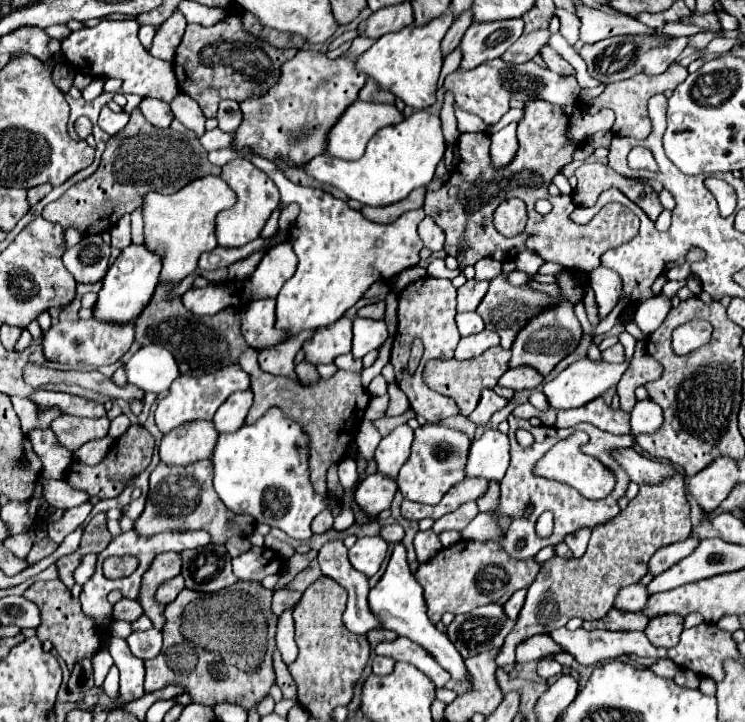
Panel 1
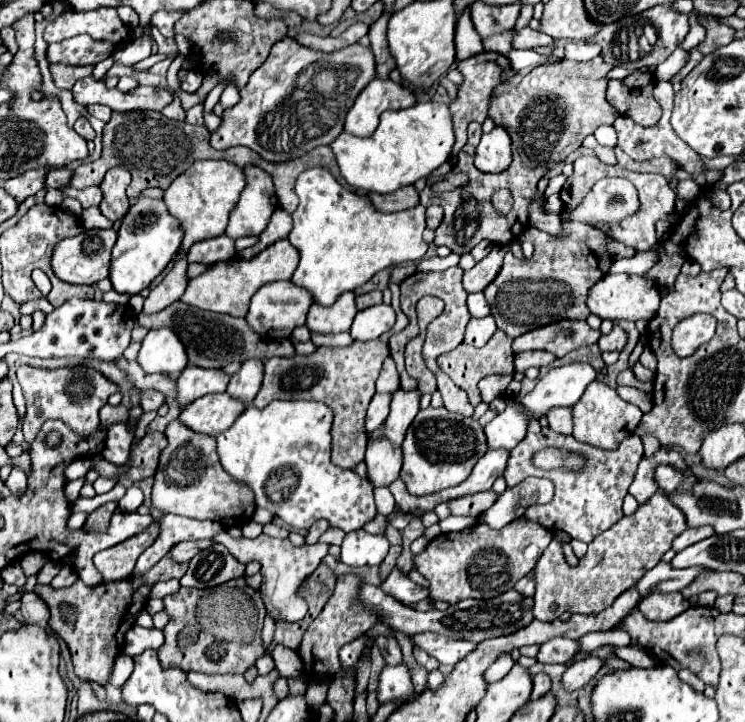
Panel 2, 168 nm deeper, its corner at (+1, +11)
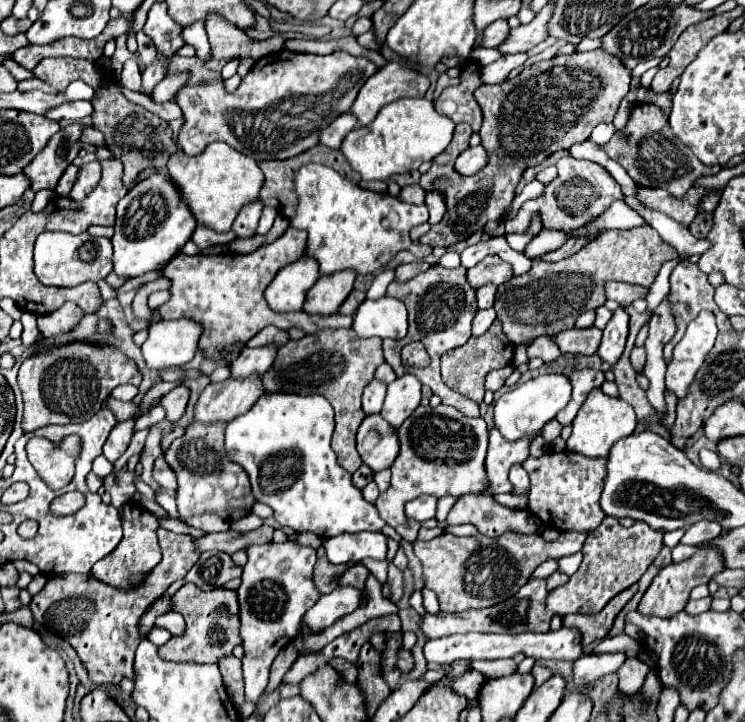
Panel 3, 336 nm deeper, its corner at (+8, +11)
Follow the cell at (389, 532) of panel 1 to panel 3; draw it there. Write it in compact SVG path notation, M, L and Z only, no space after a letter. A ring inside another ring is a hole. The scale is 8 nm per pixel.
M436 496L414 498L412 502L406 504L406 516L412 520L418 520L418 522L434 518L436 516L436 502L438 502Z

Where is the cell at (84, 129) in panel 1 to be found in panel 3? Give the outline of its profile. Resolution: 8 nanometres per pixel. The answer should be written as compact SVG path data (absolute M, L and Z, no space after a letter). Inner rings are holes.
M86 128L84 134L82 134L82 142L90 144L90 146L102 146L104 144L104 136L96 128Z

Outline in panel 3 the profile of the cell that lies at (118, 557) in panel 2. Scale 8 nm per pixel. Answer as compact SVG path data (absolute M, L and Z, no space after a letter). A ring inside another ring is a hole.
M126 502L120 508L120 516L122 516L122 526L124 526L124 538L110 556L106 556L94 564L92 574L104 584L116 586L120 590L128 590L128 588L140 586L144 582L146 574L160 562L162 554L160 554L160 546L158 546L158 538L156 538L158 520L148 510L140 508L136 502Z

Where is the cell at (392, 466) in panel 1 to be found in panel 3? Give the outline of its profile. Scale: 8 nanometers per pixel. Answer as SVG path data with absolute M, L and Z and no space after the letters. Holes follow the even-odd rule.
M404 374L388 384L382 416L394 426L400 424L420 406L420 380L412 374Z

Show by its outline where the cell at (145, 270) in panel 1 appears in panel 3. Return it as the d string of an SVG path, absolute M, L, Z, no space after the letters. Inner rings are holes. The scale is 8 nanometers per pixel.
M152 174L146 180L136 182L128 194L118 202L118 214L114 224L114 272L120 276L142 276L152 270L164 268L172 256L190 240L196 228L196 218L188 204L184 204L180 190L166 174Z

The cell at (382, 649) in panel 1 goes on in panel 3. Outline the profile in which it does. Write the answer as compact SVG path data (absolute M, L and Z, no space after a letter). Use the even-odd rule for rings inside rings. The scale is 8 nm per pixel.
M562 626L556 632L526 632L526 634L454 634L436 640L428 640L424 646L424 656L430 664L450 666L456 660L498 660L498 658L512 658L518 653L532 656L536 660L578 660L582 656L582 636L578 628Z

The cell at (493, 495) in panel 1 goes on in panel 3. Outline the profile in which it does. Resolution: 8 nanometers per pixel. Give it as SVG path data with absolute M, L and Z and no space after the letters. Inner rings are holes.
M442 532L434 540L428 542L414 542L414 554L420 558L422 568L424 568L424 584L428 590L436 592L440 610L442 612L464 612L470 608L490 608L496 606L510 596L514 596L532 576L532 572L538 568L538 564L550 560L550 558L562 558L570 556L582 550L582 544L586 540L586 532L560 532L560 538L554 542L544 540L540 534L516 534L516 532L506 532L498 538L488 538L482 534L476 536L454 536L448 532Z

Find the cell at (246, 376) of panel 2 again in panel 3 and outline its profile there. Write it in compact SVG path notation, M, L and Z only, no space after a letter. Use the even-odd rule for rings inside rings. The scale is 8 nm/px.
M264 346L264 348L244 348L240 354L240 360L234 360L232 366L232 376L234 378L248 378L250 374L264 374L272 362L276 360L276 346Z

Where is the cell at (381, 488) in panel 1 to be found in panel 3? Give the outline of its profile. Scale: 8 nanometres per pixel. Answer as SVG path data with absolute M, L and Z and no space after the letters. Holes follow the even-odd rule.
M380 414L366 416L362 420L358 428L356 446L364 464L370 466L374 472L390 468L390 464L396 460L400 452L396 428L392 428Z

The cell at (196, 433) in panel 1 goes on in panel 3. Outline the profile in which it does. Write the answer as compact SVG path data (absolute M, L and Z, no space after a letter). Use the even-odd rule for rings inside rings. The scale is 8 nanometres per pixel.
M252 374L248 378L228 378L224 382L208 384L196 404L198 422L230 422L248 412L264 394L262 378Z

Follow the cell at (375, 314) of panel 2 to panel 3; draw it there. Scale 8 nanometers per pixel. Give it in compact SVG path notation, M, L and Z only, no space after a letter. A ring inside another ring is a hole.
M382 296L378 300L364 300L354 316L352 328L362 338L392 338L400 340L408 330L408 312L406 306L390 296Z

